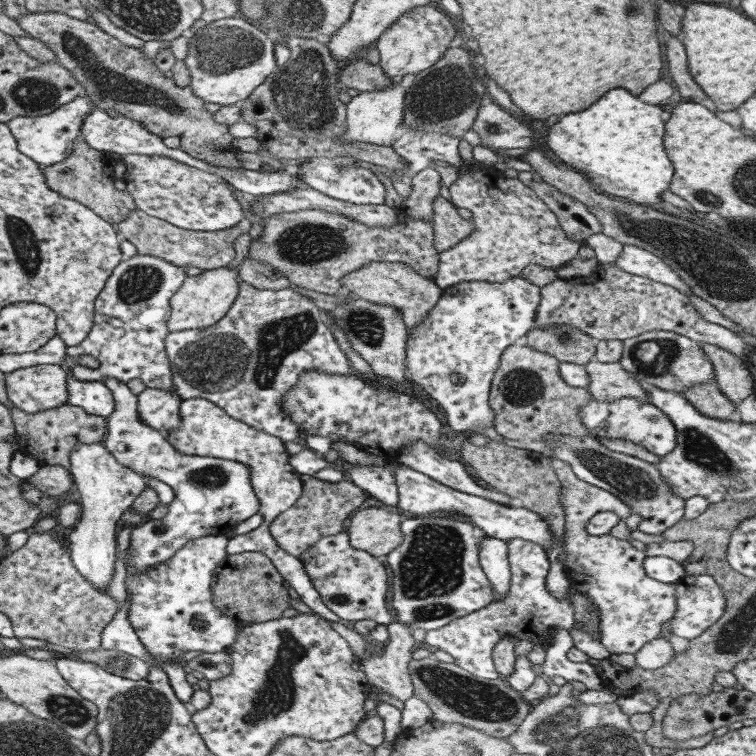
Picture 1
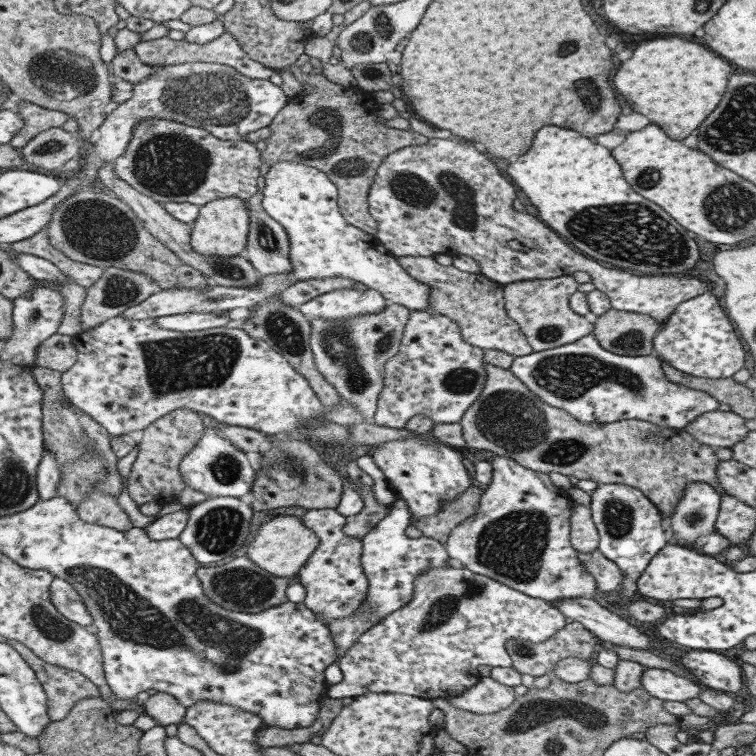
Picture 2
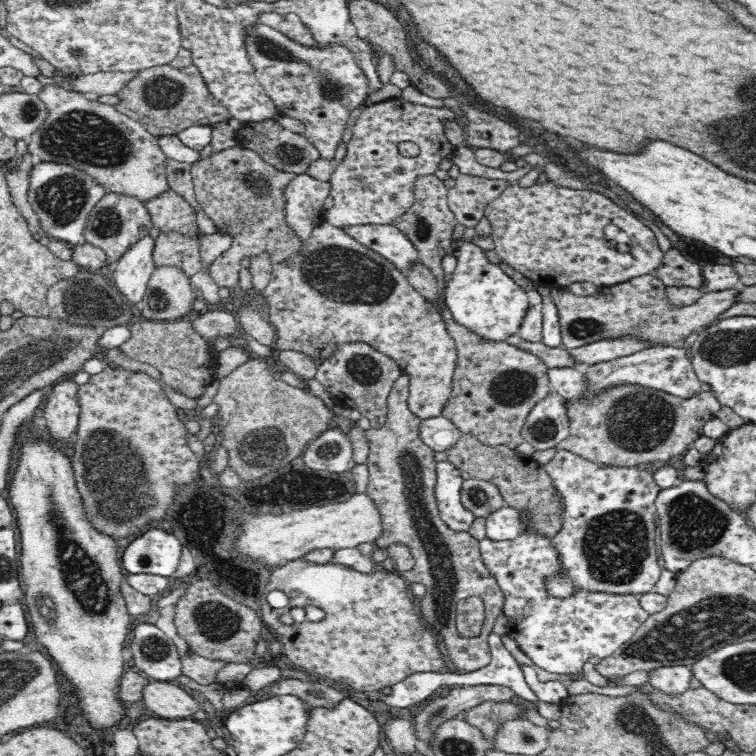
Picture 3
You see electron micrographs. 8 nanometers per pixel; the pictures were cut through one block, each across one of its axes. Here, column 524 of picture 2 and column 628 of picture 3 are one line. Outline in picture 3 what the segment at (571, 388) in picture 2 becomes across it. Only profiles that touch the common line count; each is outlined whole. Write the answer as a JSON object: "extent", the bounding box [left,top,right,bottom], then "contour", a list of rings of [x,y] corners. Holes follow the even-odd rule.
{"extent":[562,345,705,410],"contour":[[[658,345],[643,348],[634,354],[583,367],[582,373],[586,377],[586,392],[580,398],[572,398],[572,400],[562,397],[562,405],[566,410],[570,405],[580,401],[588,401],[589,403],[606,391],[620,385],[640,385],[644,388],[659,390],[683,399],[692,398],[705,389],[698,377],[696,377],[696,373],[694,373],[689,351],[676,346]]]}

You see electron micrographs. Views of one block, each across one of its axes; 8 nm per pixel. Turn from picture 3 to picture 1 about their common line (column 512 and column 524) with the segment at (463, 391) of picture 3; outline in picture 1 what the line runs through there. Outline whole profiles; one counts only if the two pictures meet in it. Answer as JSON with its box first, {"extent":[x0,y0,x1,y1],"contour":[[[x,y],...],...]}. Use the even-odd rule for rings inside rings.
{"extent":[488,343,593,442],"contour":[[[519,343],[507,346],[503,349],[499,357],[498,367],[492,374],[490,391],[488,394],[488,403],[493,411],[493,428],[499,436],[507,440],[535,440],[535,442],[547,442],[548,434],[551,437],[557,435],[569,435],[584,437],[588,435],[586,428],[581,424],[578,417],[578,410],[593,399],[592,396],[583,388],[569,386],[561,380],[558,373],[558,364],[560,362],[545,354],[537,352],[529,347]]]}

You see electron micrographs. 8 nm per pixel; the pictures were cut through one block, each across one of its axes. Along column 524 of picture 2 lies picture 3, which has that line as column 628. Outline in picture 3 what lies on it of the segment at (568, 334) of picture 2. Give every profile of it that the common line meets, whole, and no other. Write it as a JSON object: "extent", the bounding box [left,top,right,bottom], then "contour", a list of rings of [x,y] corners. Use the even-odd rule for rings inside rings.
{"extent":[551,273,739,350],"contour":[[[651,273],[631,278],[629,281],[617,285],[598,287],[596,292],[590,296],[575,295],[566,287],[551,288],[551,301],[552,304],[556,305],[558,319],[560,319],[562,347],[572,350],[576,347],[587,346],[592,342],[620,340],[626,336],[639,340],[639,342],[645,342],[645,344],[651,344],[651,347],[658,345],[676,346],[676,344],[686,342],[694,333],[714,323],[723,312],[726,312],[734,304],[736,294],[739,292],[739,287],[736,287],[720,292],[703,293],[690,306],[676,306],[669,301],[665,291],[666,287],[654,273]]]}

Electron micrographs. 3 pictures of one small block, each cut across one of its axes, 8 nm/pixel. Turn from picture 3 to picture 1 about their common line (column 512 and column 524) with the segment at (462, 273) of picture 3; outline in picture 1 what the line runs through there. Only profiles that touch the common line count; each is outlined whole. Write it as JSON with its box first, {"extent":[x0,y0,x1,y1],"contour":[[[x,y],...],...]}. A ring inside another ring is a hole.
{"extent":[406,276,539,436],"contour":[[[521,276],[505,282],[458,282],[444,288],[438,301],[427,311],[426,320],[417,323],[411,334],[406,334],[406,379],[418,384],[426,396],[439,404],[447,427],[458,436],[461,432],[493,427],[494,414],[488,403],[492,374],[498,367],[503,349],[518,343],[534,328],[539,299],[539,287],[527,283]]]}

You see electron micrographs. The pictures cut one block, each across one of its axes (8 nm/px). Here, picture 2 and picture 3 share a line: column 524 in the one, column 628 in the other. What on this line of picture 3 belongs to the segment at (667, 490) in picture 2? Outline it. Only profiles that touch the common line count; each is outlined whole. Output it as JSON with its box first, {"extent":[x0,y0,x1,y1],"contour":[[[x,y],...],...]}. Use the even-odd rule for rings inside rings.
{"extent":[556,385,721,467],"contour":[[[620,385],[606,391],[589,403],[580,401],[567,408],[570,421],[569,437],[557,444],[556,451],[564,449],[587,461],[606,467],[654,467],[656,462],[668,463],[670,458],[691,448],[693,442],[703,435],[703,426],[706,422],[716,418],[716,412],[720,412],[720,407],[721,404],[714,393],[707,388],[692,398],[683,399],[640,385]]]}

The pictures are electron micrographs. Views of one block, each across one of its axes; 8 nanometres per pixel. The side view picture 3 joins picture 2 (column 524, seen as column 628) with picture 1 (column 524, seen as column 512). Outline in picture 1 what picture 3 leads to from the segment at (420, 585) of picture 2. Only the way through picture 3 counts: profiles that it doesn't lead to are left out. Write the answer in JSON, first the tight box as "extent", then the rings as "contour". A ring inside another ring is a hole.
{"extent":[423,538,609,681],"contour":[[[522,538],[506,540],[506,555],[510,572],[507,593],[483,608],[478,608],[465,617],[454,618],[440,629],[425,631],[423,641],[427,646],[447,652],[453,657],[454,663],[460,672],[472,678],[492,681],[497,678],[495,667],[492,663],[493,647],[502,639],[508,637],[527,639],[529,642],[541,644],[549,642],[550,629],[555,625],[568,627],[566,640],[570,646],[586,654],[588,658],[597,660],[607,659],[609,653],[600,640],[590,637],[583,630],[573,630],[573,609],[570,598],[575,594],[570,586],[562,598],[553,598],[546,589],[545,577],[548,573],[550,562],[545,550],[534,542]]]}

